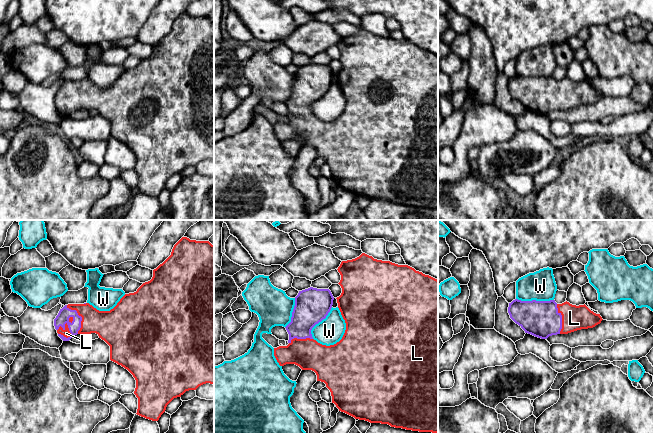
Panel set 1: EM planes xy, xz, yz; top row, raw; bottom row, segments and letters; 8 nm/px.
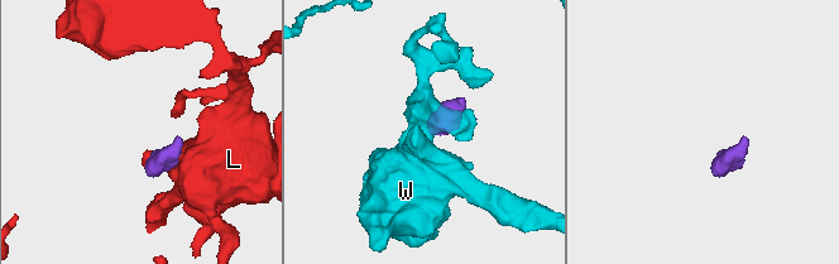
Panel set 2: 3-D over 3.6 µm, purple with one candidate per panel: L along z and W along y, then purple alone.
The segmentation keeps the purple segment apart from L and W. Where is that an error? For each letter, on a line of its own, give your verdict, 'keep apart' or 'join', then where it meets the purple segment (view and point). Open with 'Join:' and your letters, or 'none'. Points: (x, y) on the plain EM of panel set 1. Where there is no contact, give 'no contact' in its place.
Join: L
L: join; meets purple in xy at (69, 106)
W: keep apart; meets purple in yz at (535, 76)

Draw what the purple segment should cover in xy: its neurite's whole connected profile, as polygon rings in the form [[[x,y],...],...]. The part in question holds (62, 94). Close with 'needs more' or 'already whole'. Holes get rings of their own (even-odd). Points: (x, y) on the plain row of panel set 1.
[[[182,13],[173,23],[171,31],[156,45],[150,57],[143,59],[136,68],[125,70],[110,87],[99,87],[89,79],[68,80],[60,85],[54,95],[58,112],[63,117],[69,117],[77,110],[96,109],[99,114],[110,122],[110,136],[127,145],[136,156],[134,170],[138,174],[137,191],[152,197],[158,197],[165,188],[167,181],[186,167],[196,166],[199,162],[210,159],[214,161],[214,21],[209,17],[190,16]]]; needs more

